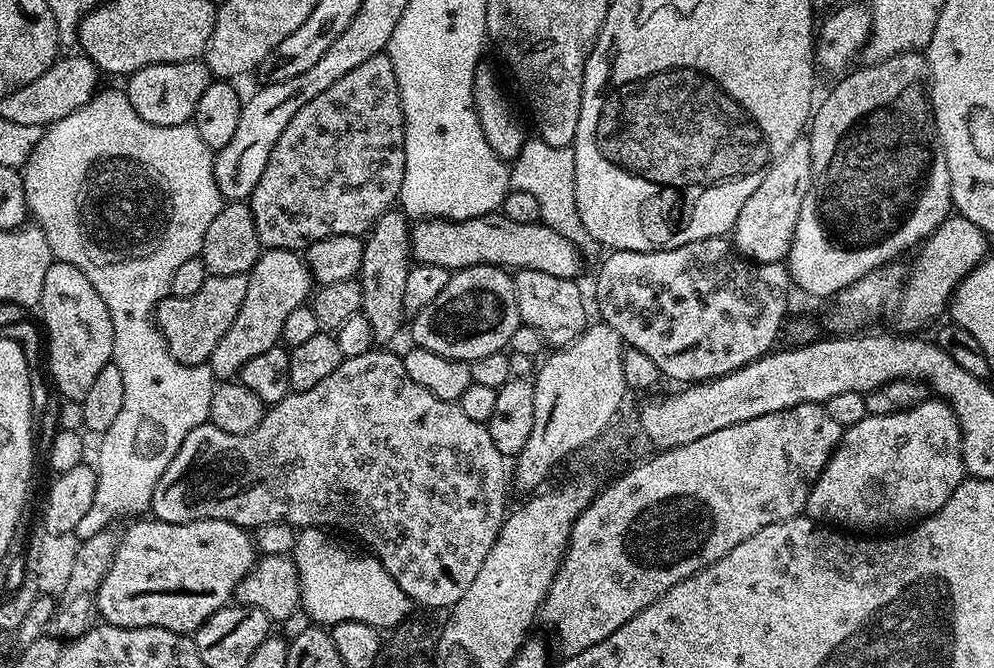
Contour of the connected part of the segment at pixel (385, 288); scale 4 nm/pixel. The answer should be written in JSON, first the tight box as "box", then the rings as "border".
{"box":[360,210,410,346],"border":[[[390,210],[378,218],[374,227],[369,228],[364,240],[364,253],[360,267],[360,289],[362,290],[362,311],[364,317],[370,322],[372,339],[377,345],[384,346],[387,340],[392,340],[400,332],[400,327],[405,327],[406,313],[402,306],[402,297],[406,291],[406,274],[410,267],[410,220],[403,211]]]}

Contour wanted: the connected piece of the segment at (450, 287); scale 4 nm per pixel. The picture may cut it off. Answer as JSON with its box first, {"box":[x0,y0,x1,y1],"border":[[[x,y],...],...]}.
{"box":[411,264,521,362],"border":[[[476,264],[473,268],[453,271],[442,294],[438,294],[426,310],[411,317],[411,343],[417,348],[442,354],[442,358],[469,362],[505,351],[510,334],[521,326],[512,278],[511,271],[495,268],[492,264]]]}

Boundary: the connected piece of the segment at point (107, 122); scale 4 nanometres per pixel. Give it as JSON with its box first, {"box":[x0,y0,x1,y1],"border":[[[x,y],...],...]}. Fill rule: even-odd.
{"box":[22,88,225,541],"border":[[[108,88],[97,91],[86,106],[74,110],[74,114],[66,114],[58,122],[47,125],[44,128],[44,137],[34,146],[30,158],[22,166],[24,178],[24,189],[26,190],[26,202],[28,203],[29,213],[33,217],[37,216],[38,227],[46,234],[46,242],[50,242],[50,250],[56,260],[64,260],[70,266],[82,270],[86,278],[90,278],[90,286],[102,294],[102,302],[106,302],[106,310],[110,310],[110,322],[114,326],[114,350],[112,351],[111,363],[118,366],[118,371],[122,373],[122,383],[126,389],[126,399],[122,402],[122,410],[118,413],[118,418],[110,430],[103,432],[99,437],[100,453],[94,459],[94,467],[97,474],[97,489],[94,493],[93,506],[87,511],[74,531],[77,541],[84,541],[98,534],[104,529],[111,529],[119,516],[132,516],[144,514],[152,507],[152,495],[154,486],[158,486],[158,478],[166,474],[166,466],[178,454],[182,442],[186,442],[186,434],[198,426],[209,423],[210,398],[214,387],[214,377],[207,364],[183,364],[172,356],[168,344],[164,340],[164,335],[156,327],[154,313],[161,300],[170,293],[170,278],[174,278],[174,270],[182,266],[182,262],[190,262],[197,259],[202,250],[202,238],[206,238],[206,230],[210,230],[210,222],[218,218],[218,214],[225,206],[225,199],[220,195],[216,179],[214,178],[214,150],[202,142],[202,134],[198,134],[195,123],[189,122],[178,126],[154,126],[142,118],[138,118],[138,110],[130,106],[130,98],[127,91],[116,88]]]}

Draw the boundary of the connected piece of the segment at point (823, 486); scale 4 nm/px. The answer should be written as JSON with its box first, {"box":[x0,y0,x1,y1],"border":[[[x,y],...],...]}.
{"box":[806,398,966,530],"border":[[[929,398],[908,412],[889,416],[867,415],[862,418],[862,422],[844,429],[844,436],[840,439],[834,454],[828,459],[824,473],[816,479],[816,485],[810,490],[806,514],[817,522],[843,526],[848,530],[896,530],[901,526],[915,525],[935,514],[942,506],[946,506],[946,498],[950,498],[950,494],[958,490],[964,479],[966,473],[960,449],[960,427],[956,416],[943,400]]]}

